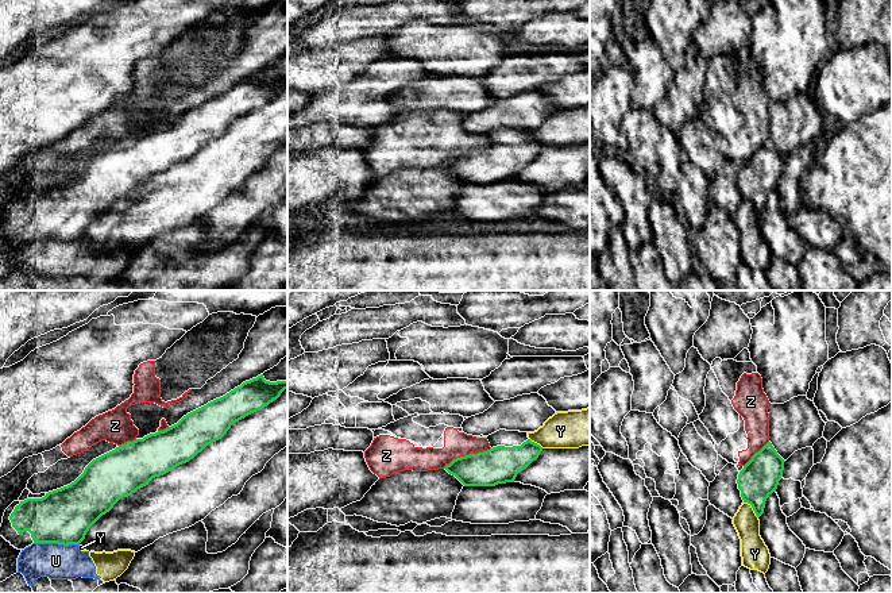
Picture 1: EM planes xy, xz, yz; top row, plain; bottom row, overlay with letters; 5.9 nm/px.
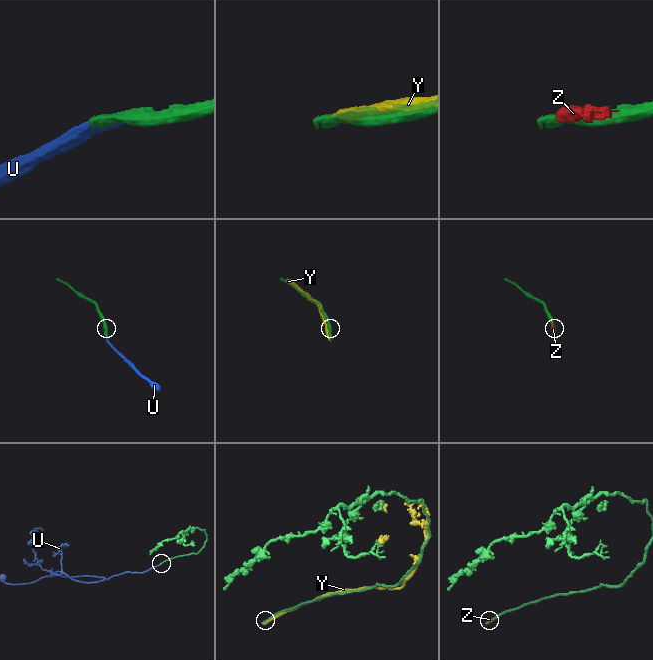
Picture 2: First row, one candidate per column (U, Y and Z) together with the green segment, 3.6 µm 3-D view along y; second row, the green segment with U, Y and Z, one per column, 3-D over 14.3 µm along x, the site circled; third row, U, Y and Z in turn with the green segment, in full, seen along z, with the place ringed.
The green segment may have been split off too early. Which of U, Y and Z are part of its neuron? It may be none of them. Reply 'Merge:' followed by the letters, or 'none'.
Merge: none

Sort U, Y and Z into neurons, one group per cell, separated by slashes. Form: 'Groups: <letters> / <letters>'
Groups: U Y / Z

